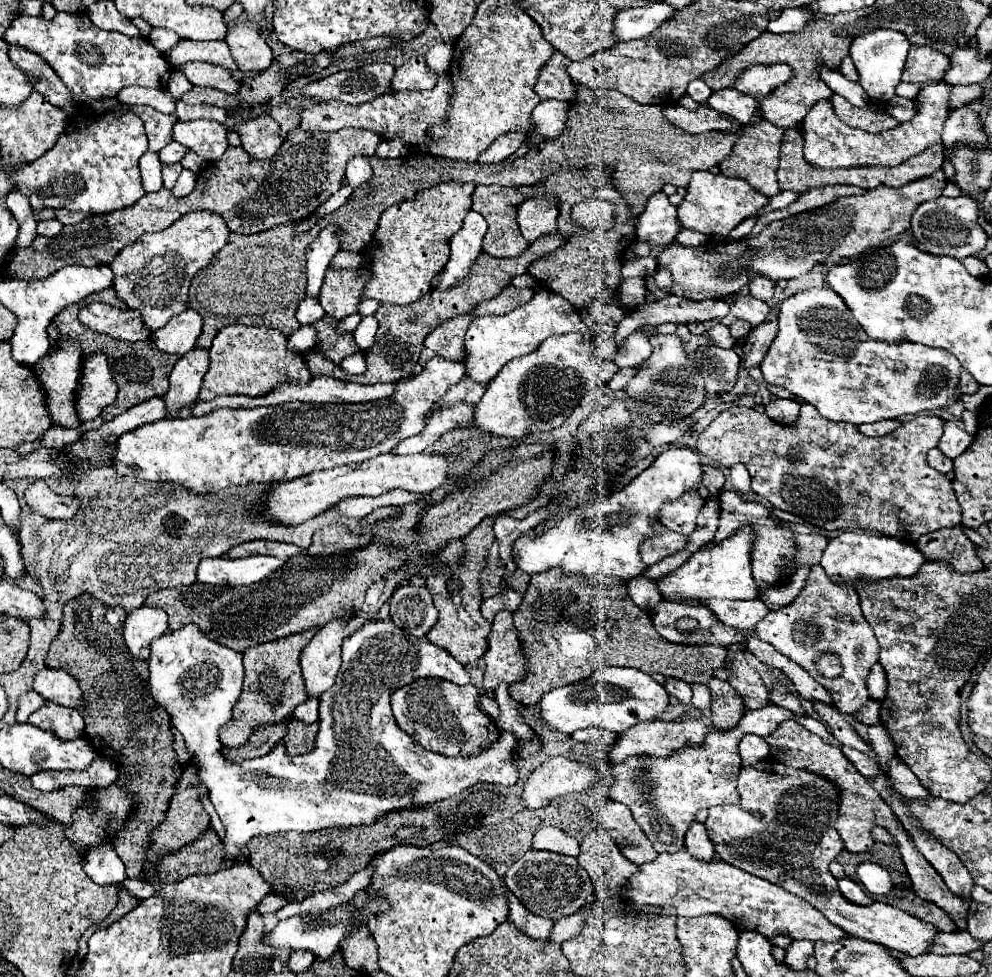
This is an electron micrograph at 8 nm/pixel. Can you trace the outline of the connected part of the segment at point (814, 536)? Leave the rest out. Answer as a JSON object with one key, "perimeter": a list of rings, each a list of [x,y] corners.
{"perimeter":[[[773,516],[773,519],[776,523],[780,523],[780,525],[790,525],[790,527],[792,527],[794,537],[796,537],[798,547],[800,547],[798,553],[796,553],[798,565],[806,565],[806,563],[818,565],[818,563],[820,563],[820,557],[822,557],[822,553],[824,553],[824,549],[826,549],[826,545],[828,545],[828,541],[826,541],[824,535],[820,535],[820,533],[808,529],[805,525],[784,523],[784,521],[775,516]]]}

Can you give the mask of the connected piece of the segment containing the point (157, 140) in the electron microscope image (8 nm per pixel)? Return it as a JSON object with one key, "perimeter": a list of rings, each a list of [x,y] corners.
{"perimeter":[[[142,109],[140,117],[142,117],[144,125],[146,125],[150,149],[158,153],[170,141],[172,125],[178,121],[178,117],[176,117],[176,113],[166,115],[166,113],[158,113],[154,109]]]}

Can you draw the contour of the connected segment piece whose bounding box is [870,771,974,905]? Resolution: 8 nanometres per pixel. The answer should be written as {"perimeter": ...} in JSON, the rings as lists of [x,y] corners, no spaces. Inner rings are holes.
{"perimeter":[[[880,771],[874,779],[870,779],[872,787],[882,795],[882,799],[892,807],[892,811],[898,815],[898,819],[902,821],[904,829],[912,835],[918,851],[928,859],[928,863],[932,863],[932,867],[936,869],[936,873],[944,879],[944,883],[948,885],[948,889],[954,893],[954,895],[960,895],[962,901],[967,905],[972,902],[970,897],[970,891],[974,886],[974,881],[968,873],[968,869],[960,863],[960,859],[950,851],[946,849],[944,845],[940,845],[940,841],[932,839],[928,833],[924,833],[918,825],[914,825],[914,821],[910,819],[910,811],[908,811],[908,805],[898,801],[884,785],[886,785],[886,777],[884,773]]]}

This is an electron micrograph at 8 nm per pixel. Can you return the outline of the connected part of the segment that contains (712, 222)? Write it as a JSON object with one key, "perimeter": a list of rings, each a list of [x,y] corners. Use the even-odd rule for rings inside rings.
{"perimeter":[[[696,171],[692,173],[684,203],[678,207],[678,219],[686,229],[694,229],[704,235],[728,235],[738,223],[754,217],[764,205],[768,205],[768,197],[756,191],[748,181],[712,171]]]}

